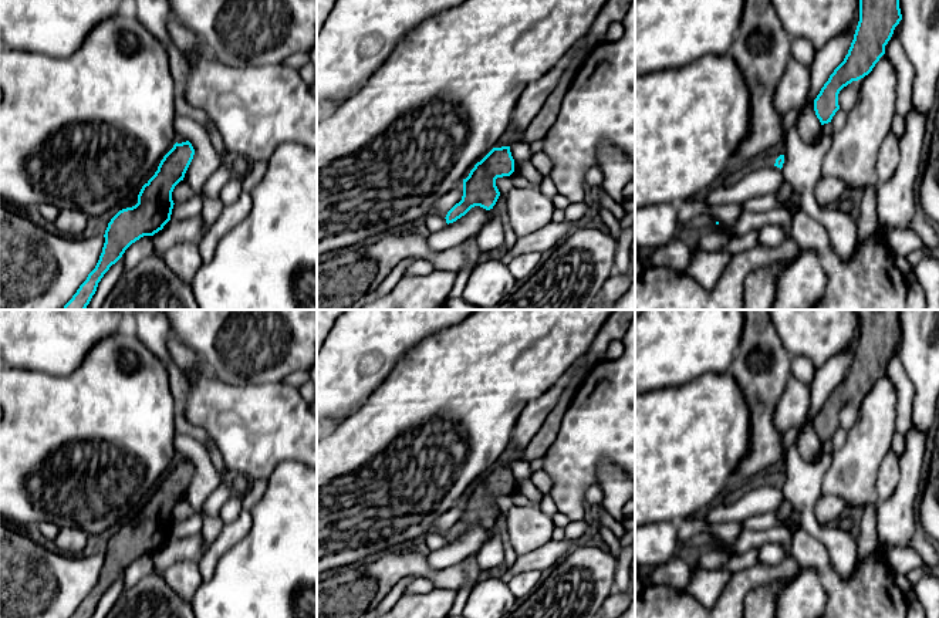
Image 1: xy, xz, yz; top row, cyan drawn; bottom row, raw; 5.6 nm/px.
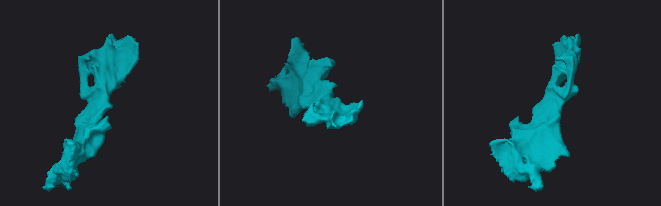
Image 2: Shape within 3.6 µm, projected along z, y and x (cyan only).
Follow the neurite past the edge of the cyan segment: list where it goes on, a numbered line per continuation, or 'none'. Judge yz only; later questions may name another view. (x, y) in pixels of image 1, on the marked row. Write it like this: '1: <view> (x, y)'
1: yz (740, 171)

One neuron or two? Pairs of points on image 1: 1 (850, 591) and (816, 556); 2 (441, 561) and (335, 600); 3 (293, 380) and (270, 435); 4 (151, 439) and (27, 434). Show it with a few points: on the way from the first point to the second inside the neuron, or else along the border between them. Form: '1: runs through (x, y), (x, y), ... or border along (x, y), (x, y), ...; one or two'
1: runs through (840, 584), (823, 566); one
2: border along (426, 556), (433, 568), (462, 560); two
3: border along (281, 382), (297, 388); two
4: runs through (120, 439), (104, 434), (58, 434); one

